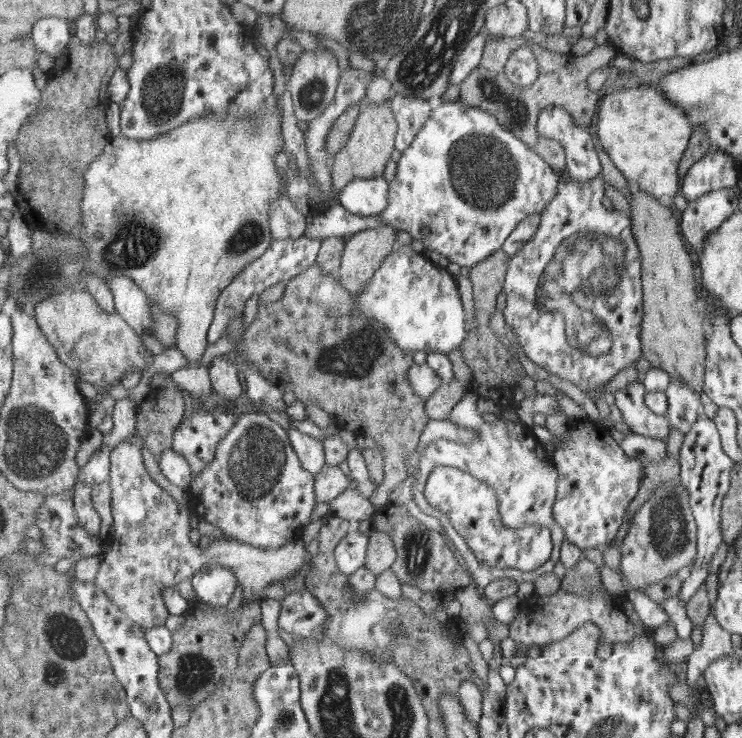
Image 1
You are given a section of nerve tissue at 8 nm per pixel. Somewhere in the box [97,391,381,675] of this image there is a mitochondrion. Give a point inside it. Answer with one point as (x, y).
(256, 462)

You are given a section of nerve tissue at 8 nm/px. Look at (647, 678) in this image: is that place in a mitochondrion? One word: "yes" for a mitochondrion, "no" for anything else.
no

